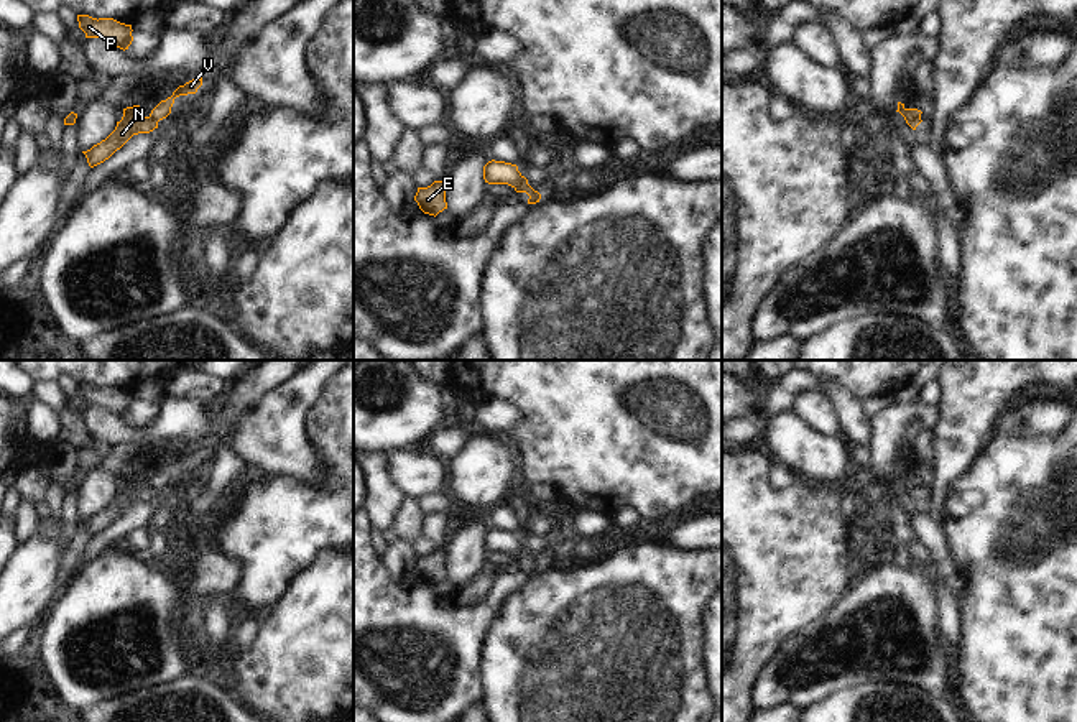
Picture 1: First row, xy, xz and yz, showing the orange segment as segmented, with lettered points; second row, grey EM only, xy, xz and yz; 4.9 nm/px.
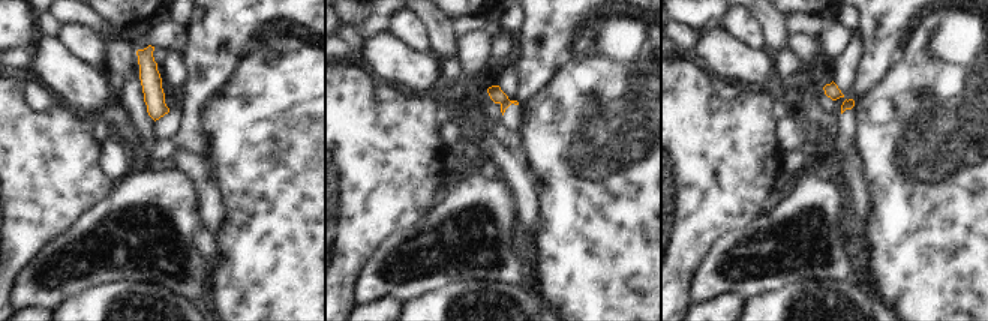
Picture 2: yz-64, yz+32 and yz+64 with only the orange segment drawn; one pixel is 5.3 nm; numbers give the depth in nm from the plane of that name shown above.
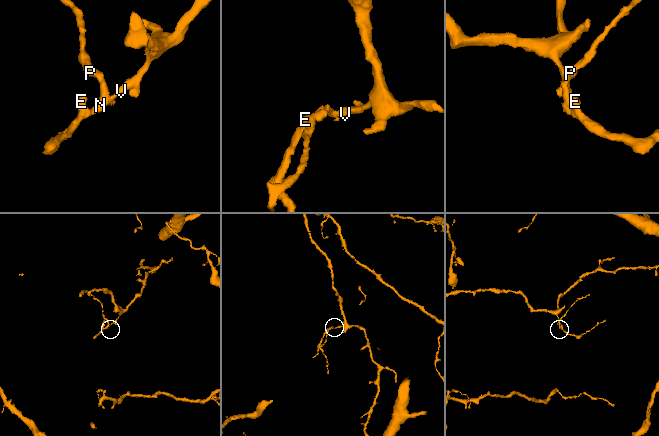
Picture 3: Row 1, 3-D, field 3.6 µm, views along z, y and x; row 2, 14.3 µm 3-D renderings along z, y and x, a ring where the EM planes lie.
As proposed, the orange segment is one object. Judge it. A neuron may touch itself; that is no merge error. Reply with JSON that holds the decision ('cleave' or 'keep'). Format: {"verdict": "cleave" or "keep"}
{"verdict": "cleave"}

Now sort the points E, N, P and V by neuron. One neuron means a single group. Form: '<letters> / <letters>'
E N P / V

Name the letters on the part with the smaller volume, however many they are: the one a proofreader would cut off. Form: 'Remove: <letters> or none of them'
Remove: E, N, P

